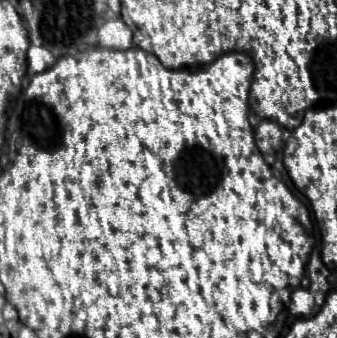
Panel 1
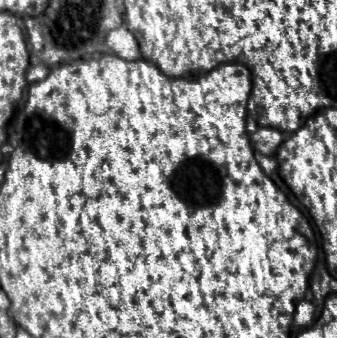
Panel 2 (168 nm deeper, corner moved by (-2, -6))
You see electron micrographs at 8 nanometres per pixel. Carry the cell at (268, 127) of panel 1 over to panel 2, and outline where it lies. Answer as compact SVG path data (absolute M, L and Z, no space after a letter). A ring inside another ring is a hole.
M258 128L254 134L250 134L250 142L256 152L264 156L276 156L278 146L282 144L284 136L276 128Z

